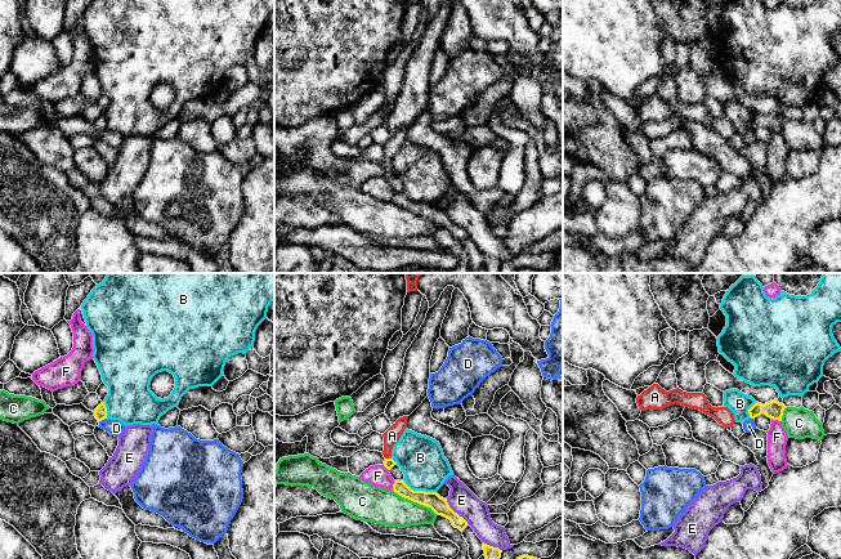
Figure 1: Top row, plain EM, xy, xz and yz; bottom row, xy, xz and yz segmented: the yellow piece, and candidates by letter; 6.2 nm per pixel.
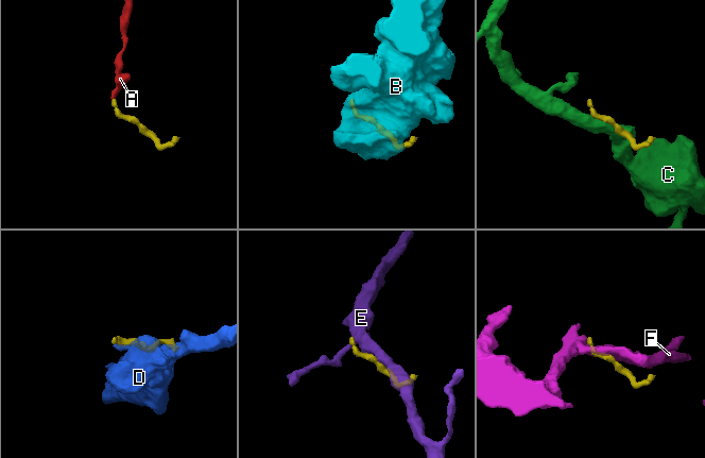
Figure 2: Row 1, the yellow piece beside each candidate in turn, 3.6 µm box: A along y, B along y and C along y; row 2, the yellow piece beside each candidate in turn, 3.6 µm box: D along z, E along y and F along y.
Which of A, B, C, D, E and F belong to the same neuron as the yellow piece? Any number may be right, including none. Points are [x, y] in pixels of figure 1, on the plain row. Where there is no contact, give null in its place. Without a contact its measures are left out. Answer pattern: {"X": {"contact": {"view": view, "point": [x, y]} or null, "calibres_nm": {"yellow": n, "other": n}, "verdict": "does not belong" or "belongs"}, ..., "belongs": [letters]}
{"A": {"contact": {"view": "xz", "point": [388, 170]}, "calibres_nm": {"yellow": 60, "other": 100}, "verdict": "belongs"}, "B": {"contact": {"view": "xz", "point": [419, 202]}, "calibres_nm": {"yellow": 110, "other": 280}, "verdict": "does not belong"}, "C": {"contact": {"view": "xz", "point": [415, 213]}, "calibres_nm": {"yellow": 110, "other": 220}, "verdict": "does not belong"}, "D": {"contact": {"view": "xy", "point": [102, 130]}, "calibres_nm": {"yellow": 80, "other": 100}, "verdict": "does not belong"}, "E": {"contact": {"view": "xz", "point": [456, 224]}, "calibres_nm": {"yellow": 110, "other": 170}, "verdict": "does not belong"}, "F": {"contact": {"view": "xz", "point": [393, 197]}, "calibres_nm": {"yellow": 100, "other": 140}, "verdict": "does not belong"}, "belongs": ["A"]}

